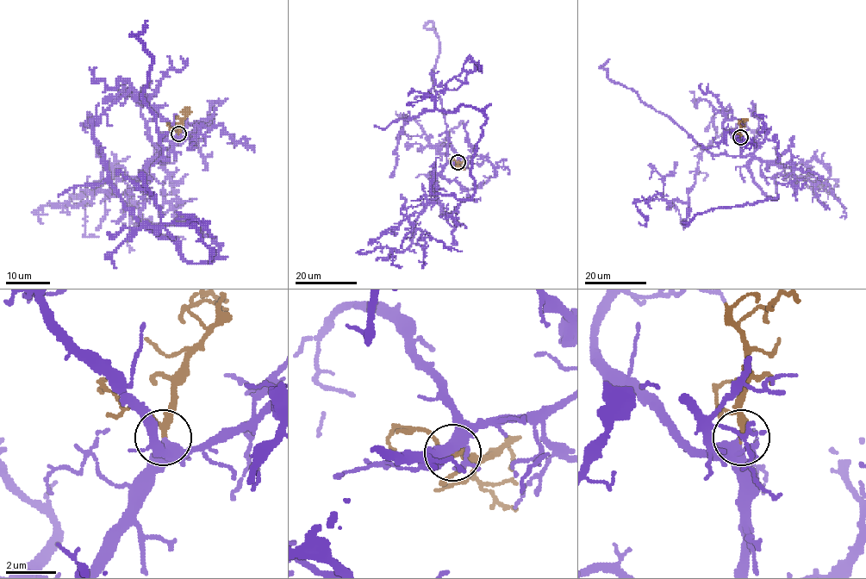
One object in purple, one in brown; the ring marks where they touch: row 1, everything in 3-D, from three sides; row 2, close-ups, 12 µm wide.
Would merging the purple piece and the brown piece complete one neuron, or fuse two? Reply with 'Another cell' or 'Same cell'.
Same cell

